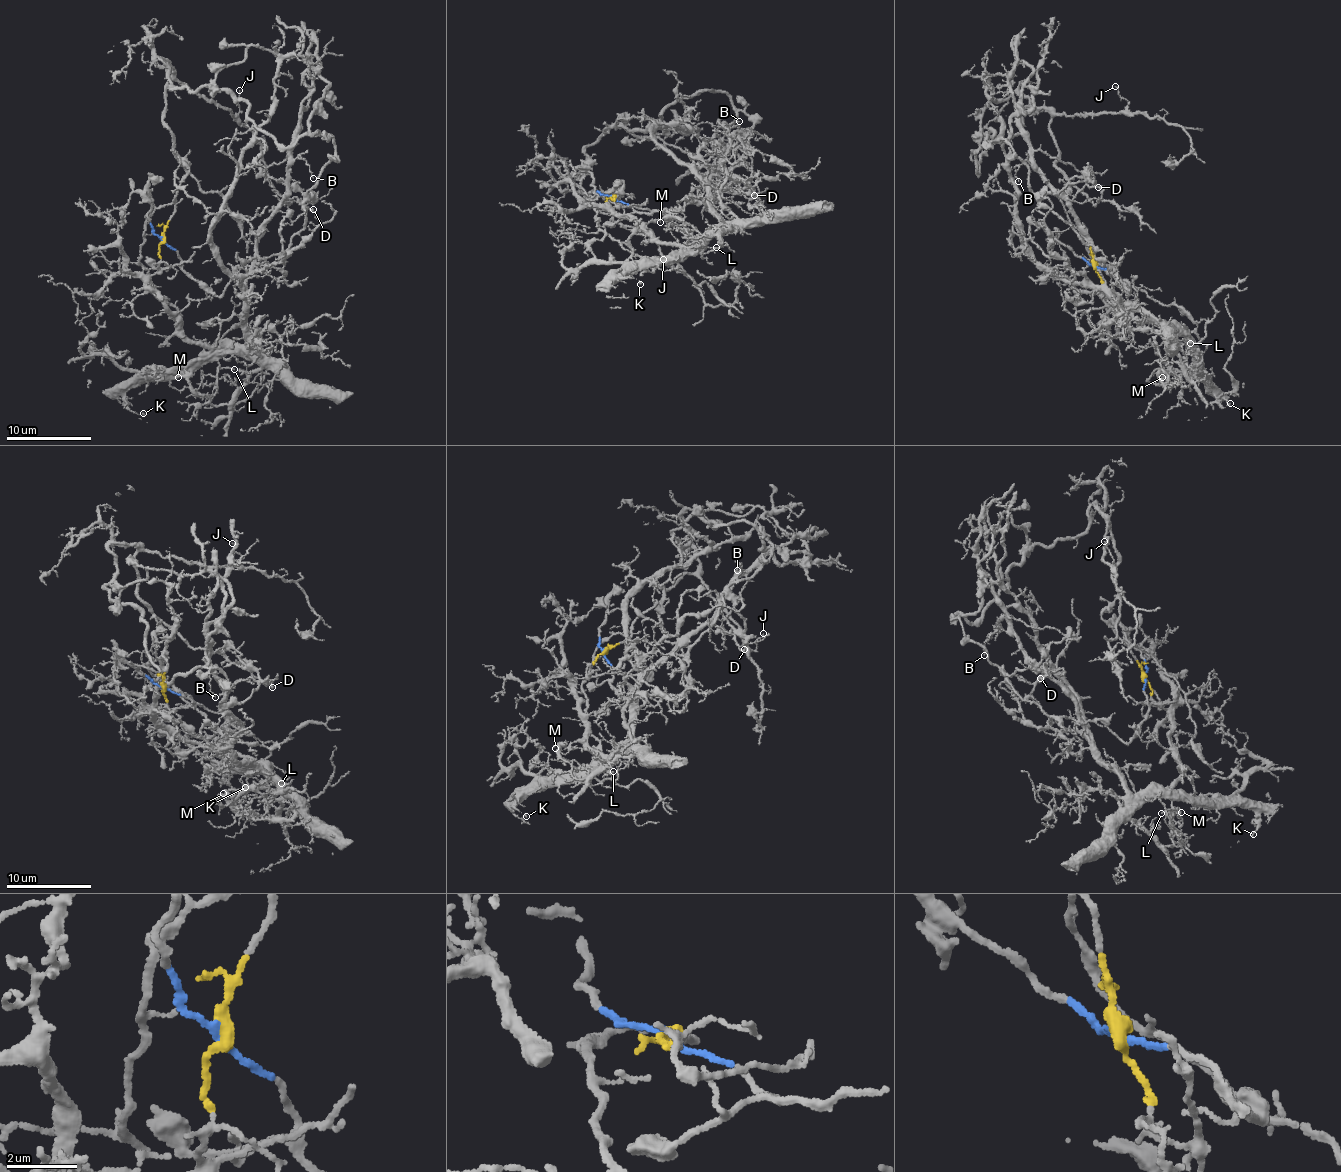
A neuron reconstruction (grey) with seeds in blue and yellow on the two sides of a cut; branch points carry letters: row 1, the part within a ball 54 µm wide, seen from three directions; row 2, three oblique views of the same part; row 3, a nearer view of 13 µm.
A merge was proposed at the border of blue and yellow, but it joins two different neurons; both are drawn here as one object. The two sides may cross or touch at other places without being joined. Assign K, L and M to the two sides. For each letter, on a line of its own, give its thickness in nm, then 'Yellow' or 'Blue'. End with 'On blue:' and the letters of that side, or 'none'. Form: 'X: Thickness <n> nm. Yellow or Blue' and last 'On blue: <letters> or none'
K: Thickness 110 nm. Yellow
L: Thickness 130 nm. Yellow
M: Thickness 180 nm. Yellow
On blue: none

